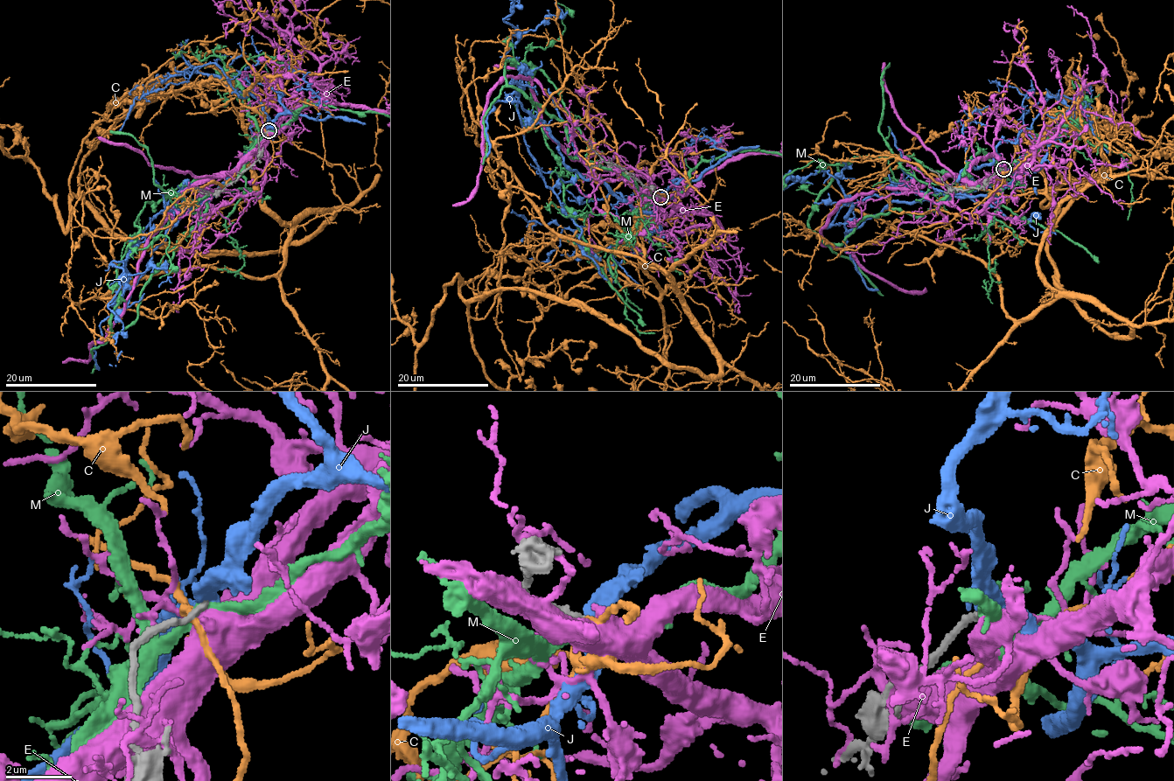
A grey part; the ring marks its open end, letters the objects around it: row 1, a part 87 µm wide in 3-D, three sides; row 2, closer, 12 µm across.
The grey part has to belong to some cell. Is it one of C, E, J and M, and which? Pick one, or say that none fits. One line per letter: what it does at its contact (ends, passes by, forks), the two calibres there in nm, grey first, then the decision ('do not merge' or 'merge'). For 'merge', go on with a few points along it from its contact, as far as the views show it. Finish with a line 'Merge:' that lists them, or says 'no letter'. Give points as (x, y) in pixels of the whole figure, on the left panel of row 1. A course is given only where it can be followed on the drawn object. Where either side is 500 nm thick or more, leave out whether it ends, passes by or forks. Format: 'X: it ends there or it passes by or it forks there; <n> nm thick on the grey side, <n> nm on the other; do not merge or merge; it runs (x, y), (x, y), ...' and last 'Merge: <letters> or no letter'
C: it passes by; 240 nm thick on the grey side, 170 nm on the other; do not merge
E: 220 nm thick on the grey side, 500 nm on the other; do not merge
J: it passes by; 200 nm thick on the grey side, 480 nm on the other; do not merge
M: it passes by; 220 nm thick on the grey side, 280 nm on the other; do not merge
Merge: no letter

